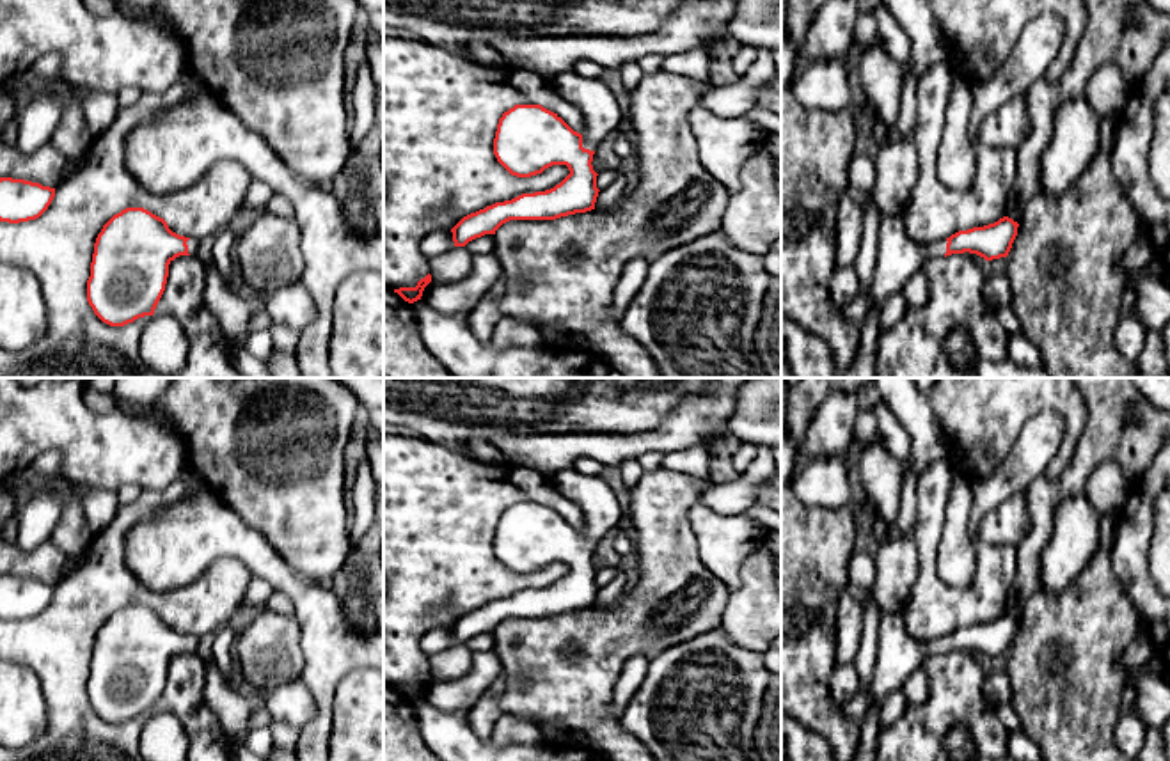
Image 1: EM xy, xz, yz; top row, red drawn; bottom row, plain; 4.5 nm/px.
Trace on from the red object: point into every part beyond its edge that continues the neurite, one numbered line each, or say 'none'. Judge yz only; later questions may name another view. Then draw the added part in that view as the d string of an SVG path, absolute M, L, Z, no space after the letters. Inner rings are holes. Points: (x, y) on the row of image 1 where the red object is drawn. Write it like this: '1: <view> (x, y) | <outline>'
1: yz (899, 258) | M881 213L877 263L868 289L872 307L863 318L858 351L843 378L875 378L882 303L891 293L900 291L914 273L921 271L927 259L943 257L946 243L946 238L927 245L916 243L905 234L902 213Z

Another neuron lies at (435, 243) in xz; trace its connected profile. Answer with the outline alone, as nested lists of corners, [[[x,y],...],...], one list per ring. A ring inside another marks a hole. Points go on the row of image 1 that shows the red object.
[[[433,231],[426,234],[419,245],[423,255],[430,261],[455,248],[451,231]]]

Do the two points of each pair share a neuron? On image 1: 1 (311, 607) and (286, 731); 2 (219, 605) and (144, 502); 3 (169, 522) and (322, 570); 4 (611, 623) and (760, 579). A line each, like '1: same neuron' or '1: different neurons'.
1: different neurons
2: same neuron
3: different neurons
4: different neurons

